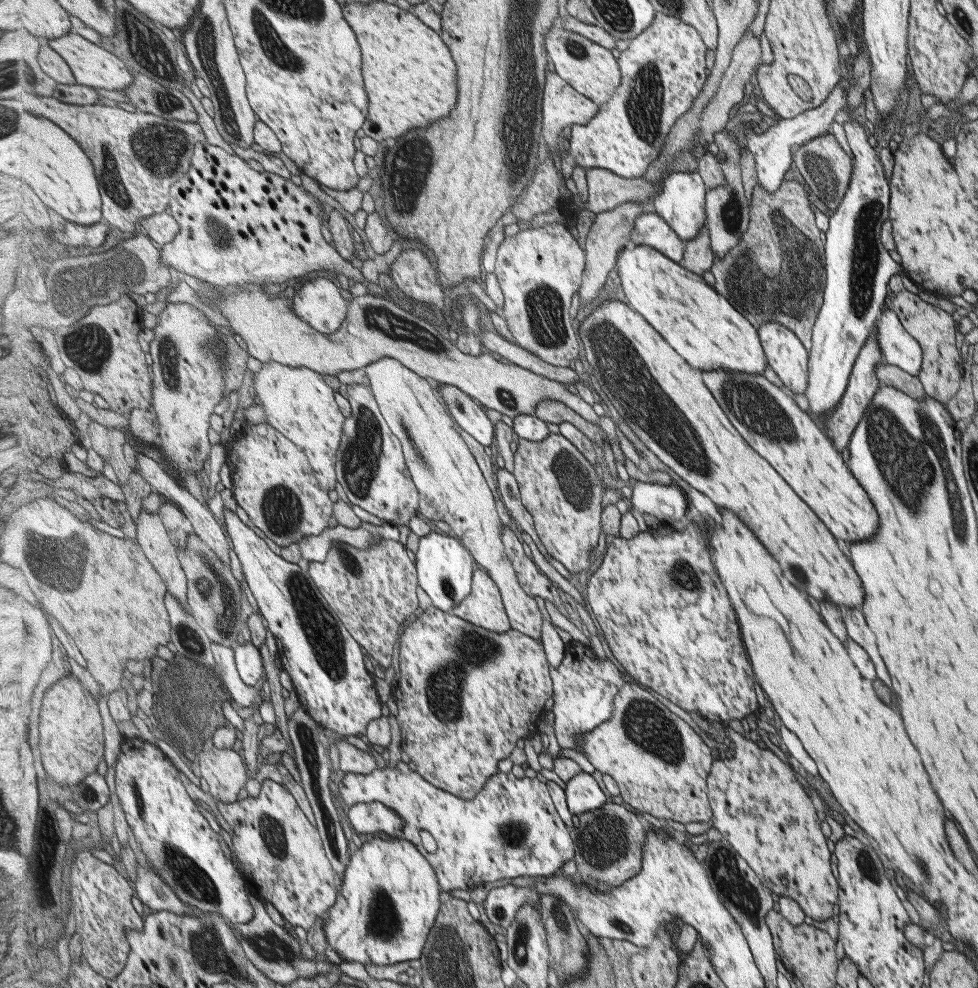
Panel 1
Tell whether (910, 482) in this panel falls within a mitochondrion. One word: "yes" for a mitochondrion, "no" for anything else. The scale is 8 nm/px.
yes

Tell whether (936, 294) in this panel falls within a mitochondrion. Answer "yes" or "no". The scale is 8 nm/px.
no

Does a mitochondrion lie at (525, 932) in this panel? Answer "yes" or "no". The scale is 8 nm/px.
yes

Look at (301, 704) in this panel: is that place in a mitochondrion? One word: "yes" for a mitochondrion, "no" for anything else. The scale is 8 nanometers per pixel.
no

